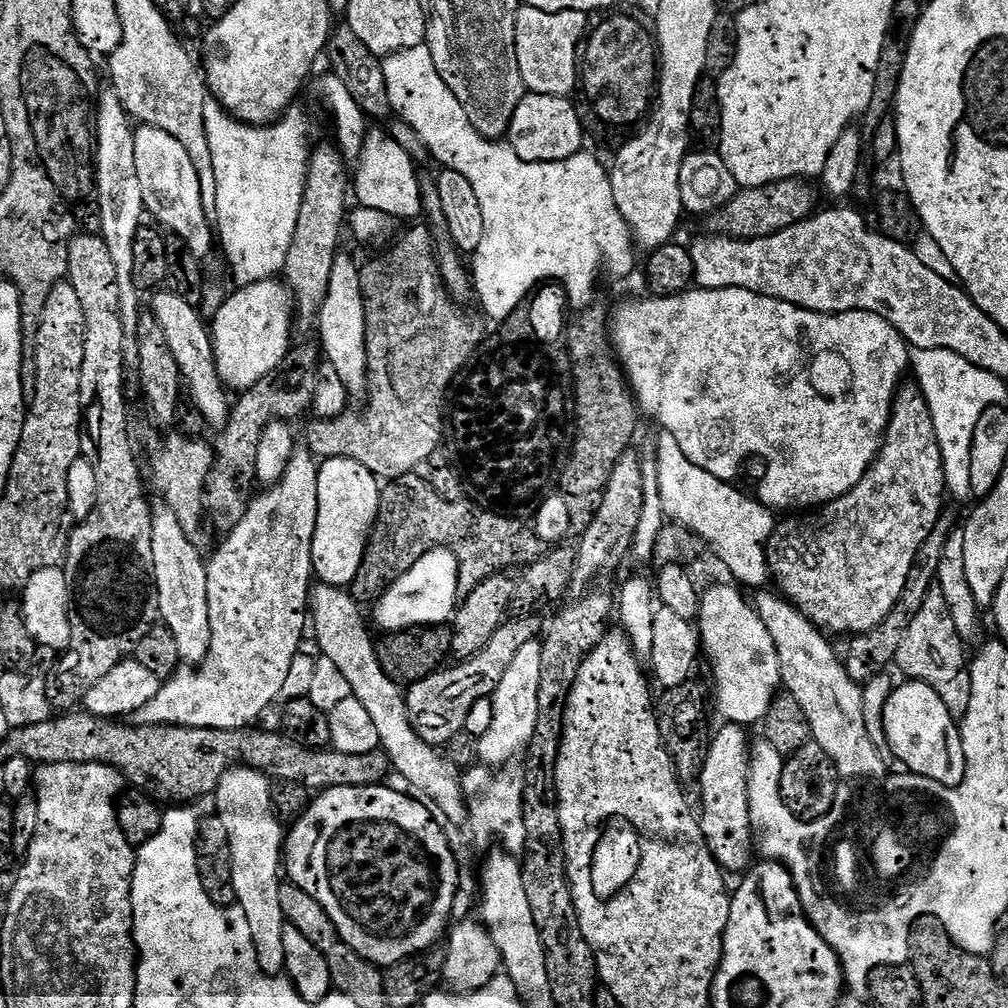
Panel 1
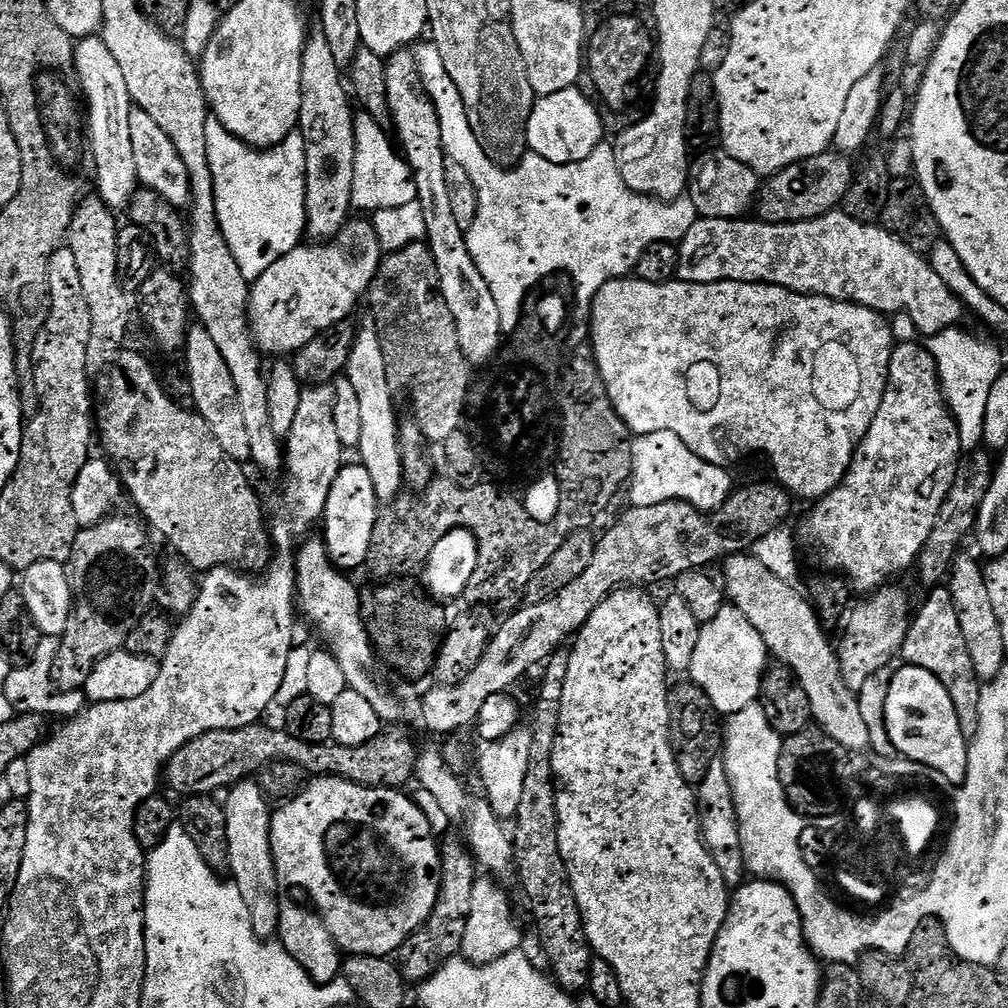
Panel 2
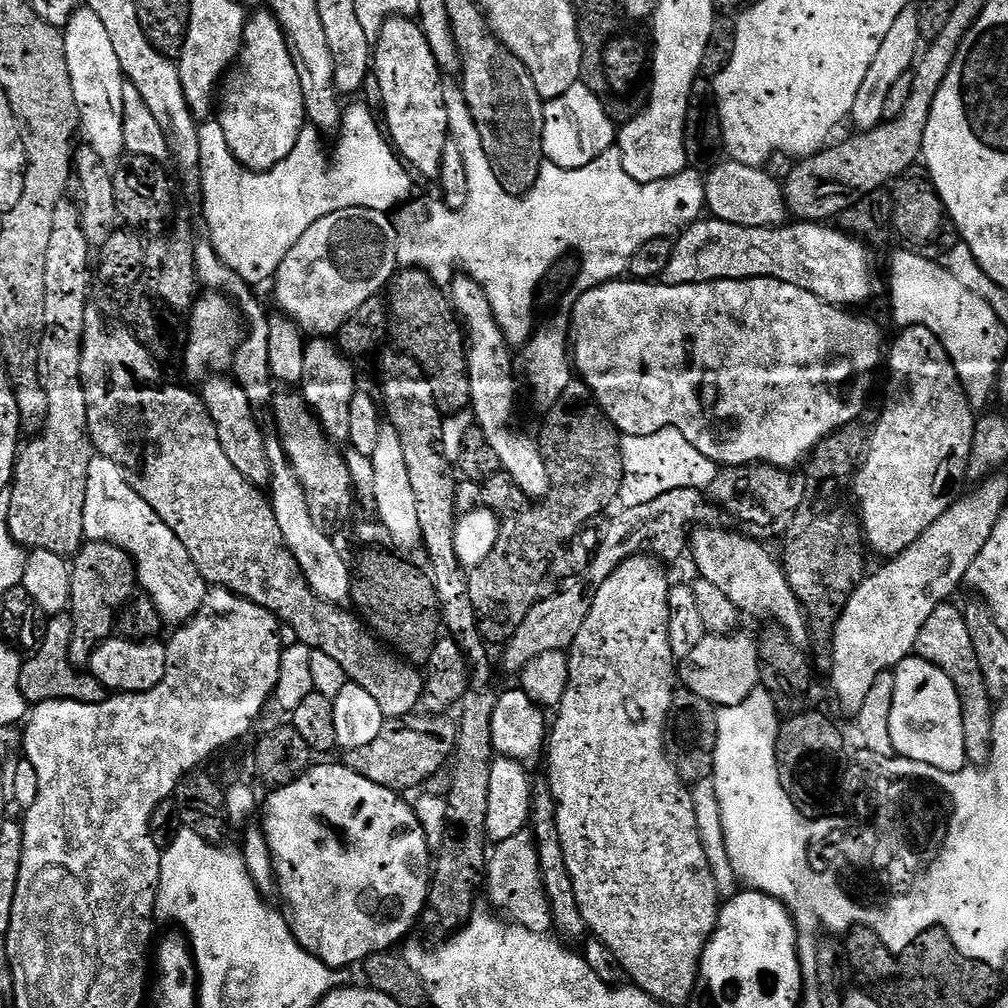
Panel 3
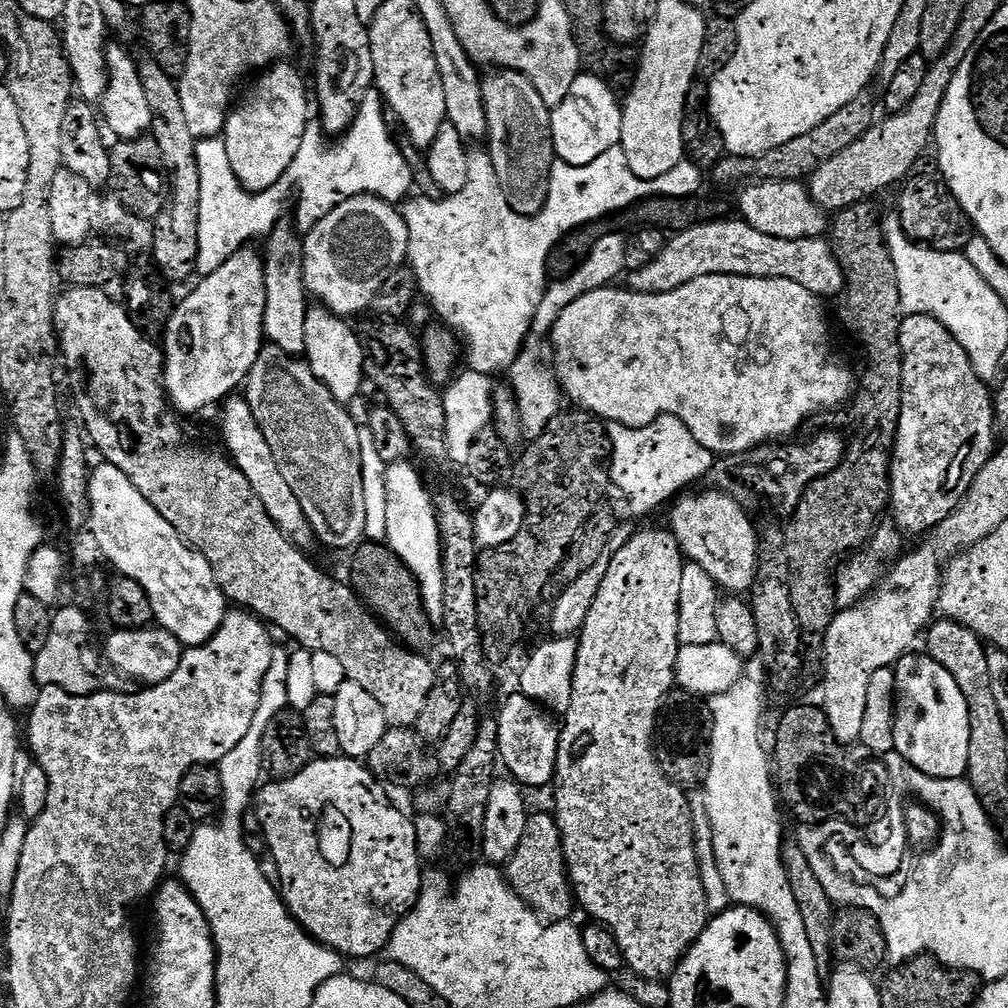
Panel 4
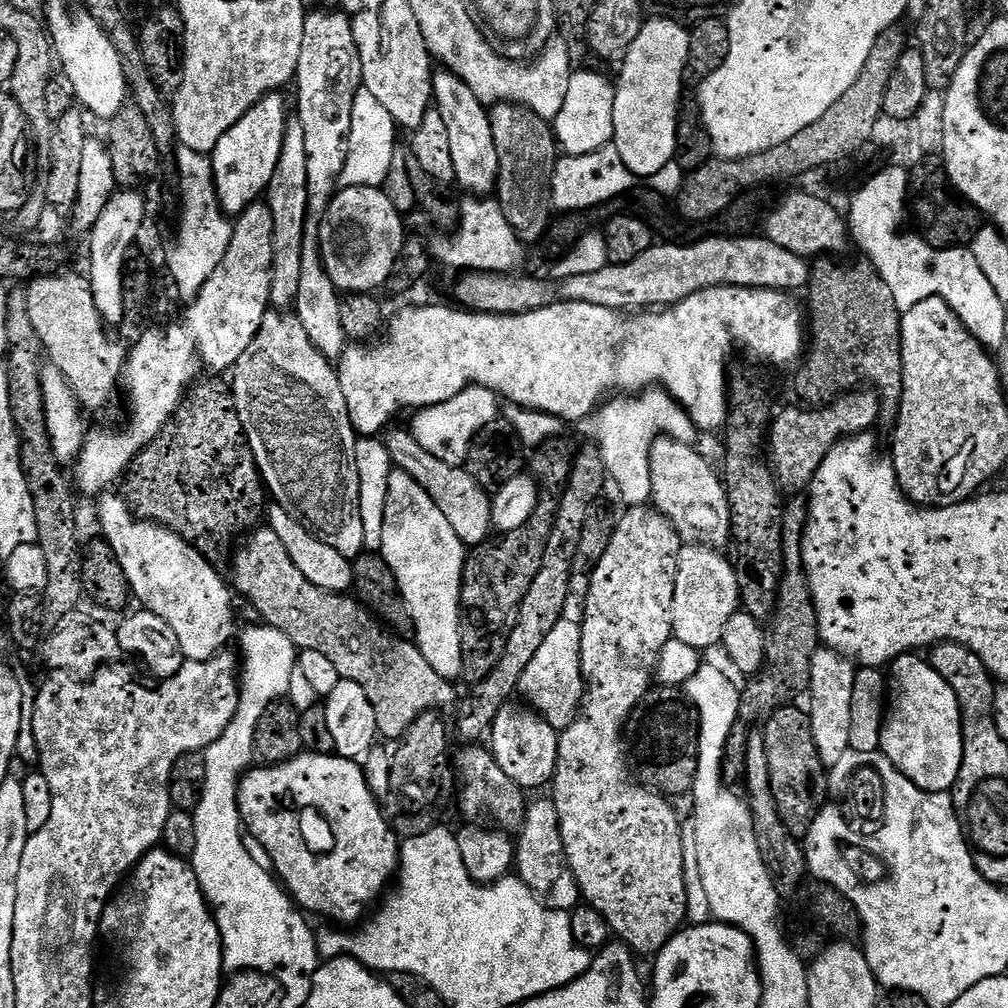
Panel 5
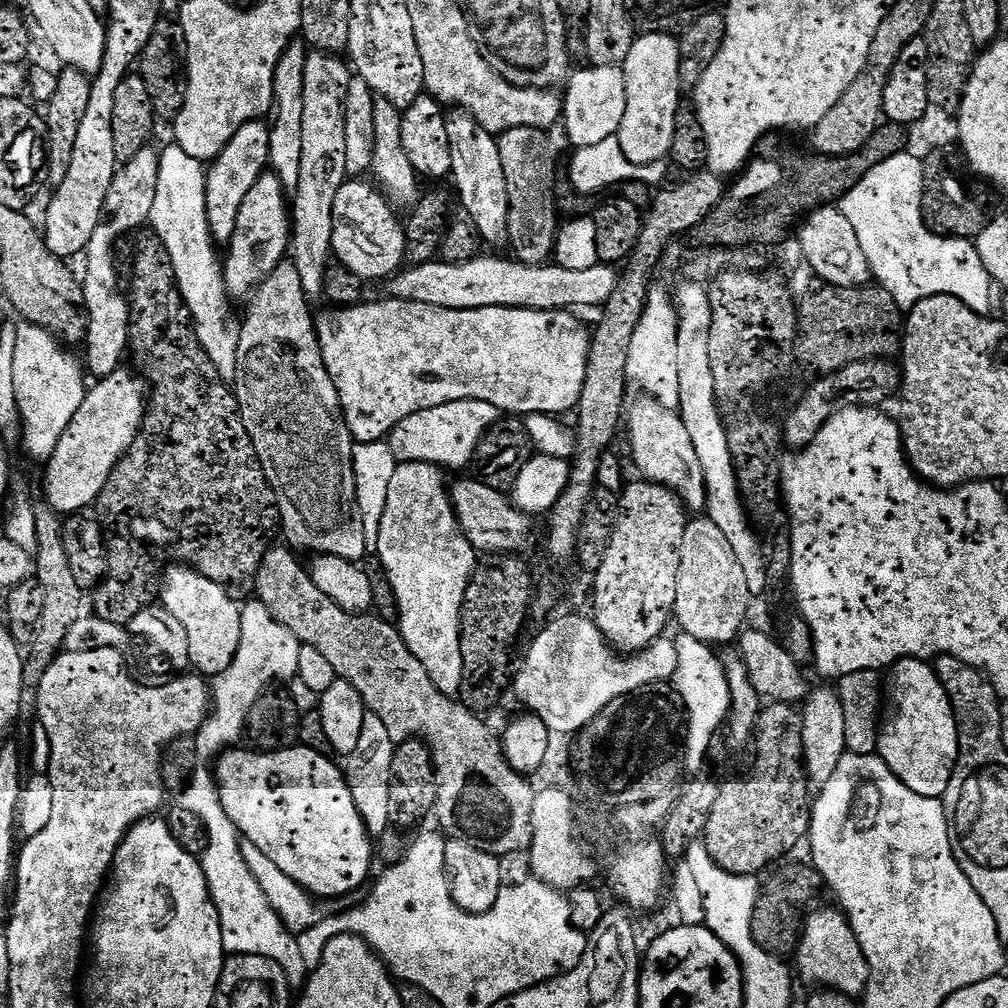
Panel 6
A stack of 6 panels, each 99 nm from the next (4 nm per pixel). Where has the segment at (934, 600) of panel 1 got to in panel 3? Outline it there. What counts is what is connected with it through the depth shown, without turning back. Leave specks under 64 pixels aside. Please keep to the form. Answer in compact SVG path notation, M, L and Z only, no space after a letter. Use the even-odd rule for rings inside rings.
M951 603L937 606L931 620L922 626L918 634L918 654L924 660L938 666L954 682L958 690L958 698L962 702L962 730L966 742L968 764L983 766L987 764L992 753L992 718L994 715L994 701L988 696L986 682L978 666L978 658L974 654L974 642L970 642L970 632L966 630L963 611L959 607L951 608ZM956 620L963 620L956 624ZM964 648L964 652L960 652Z

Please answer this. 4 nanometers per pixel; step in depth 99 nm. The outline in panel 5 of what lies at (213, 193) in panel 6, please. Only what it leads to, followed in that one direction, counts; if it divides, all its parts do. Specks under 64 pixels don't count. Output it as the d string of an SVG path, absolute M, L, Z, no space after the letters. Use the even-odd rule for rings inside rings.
M283 95L264 96L249 112L242 114L212 149L212 173L216 181L216 195L221 208L229 217L239 217L250 204L257 203L267 193L268 184L276 175L282 154L290 113L284 109Z

